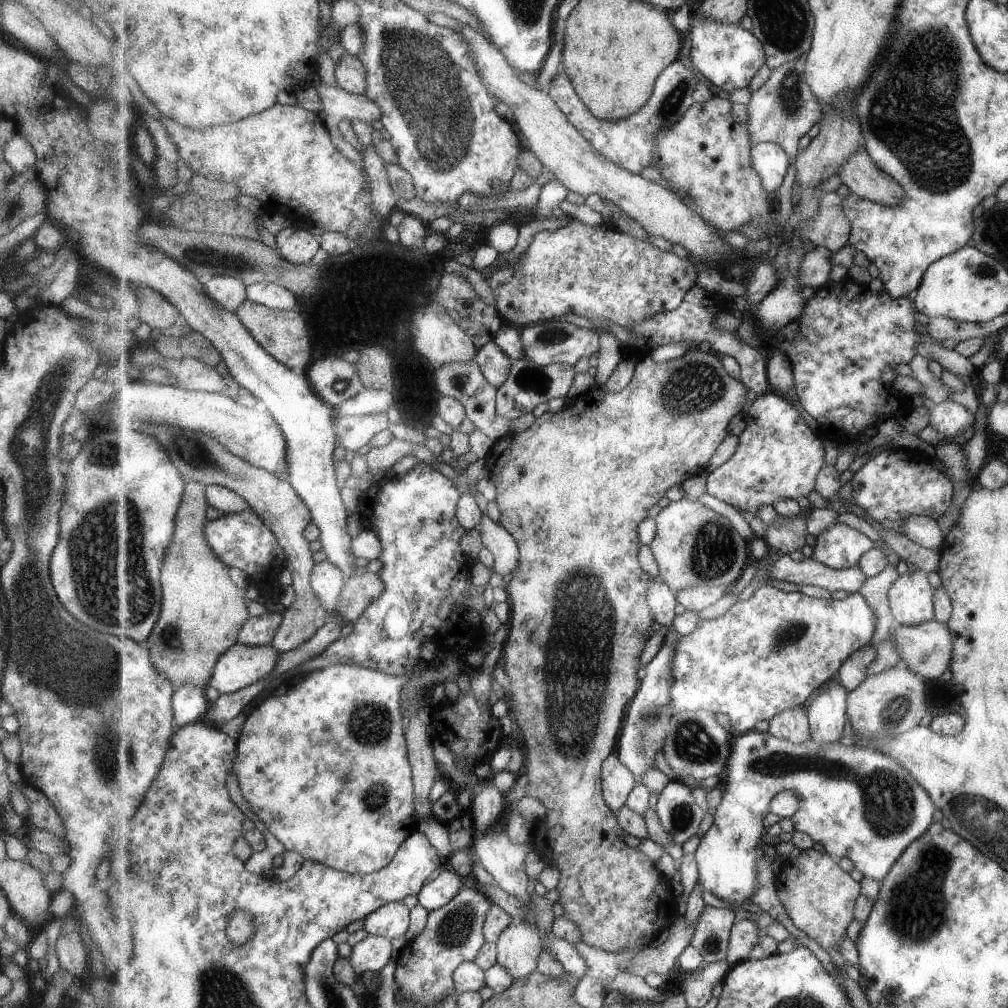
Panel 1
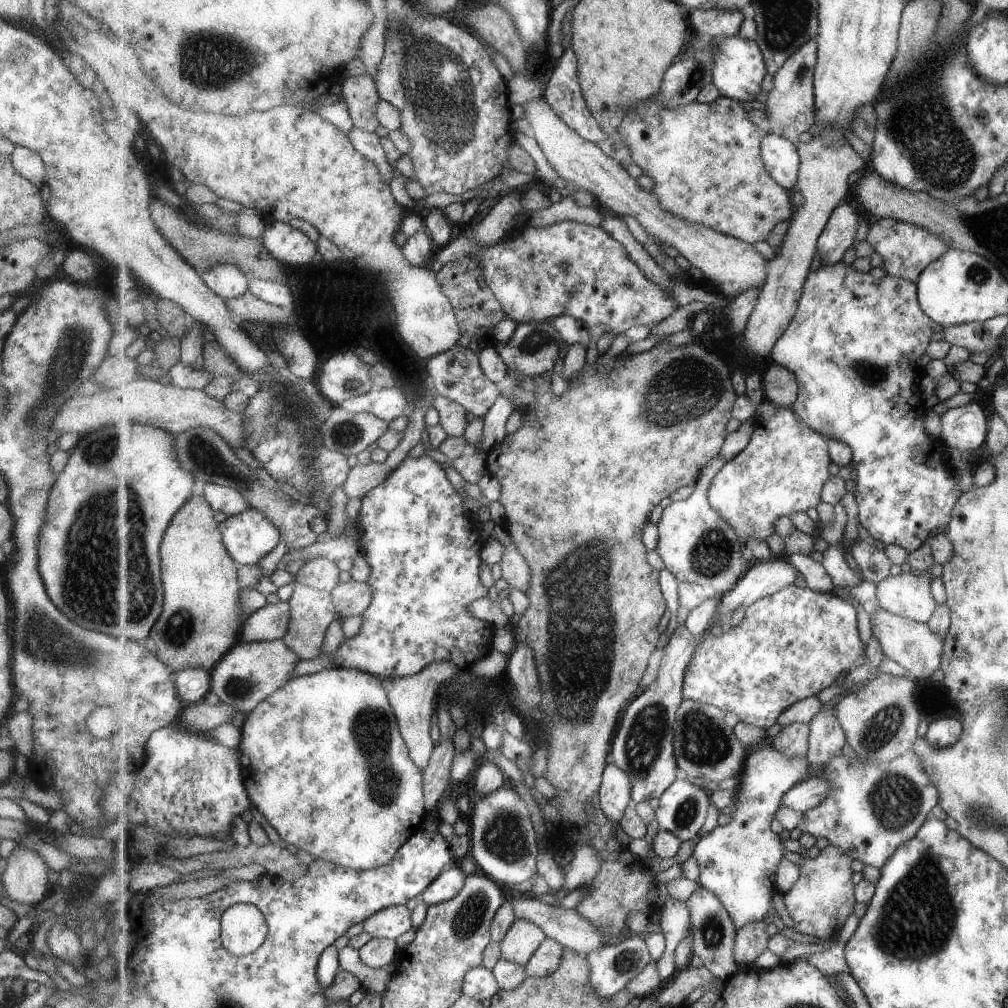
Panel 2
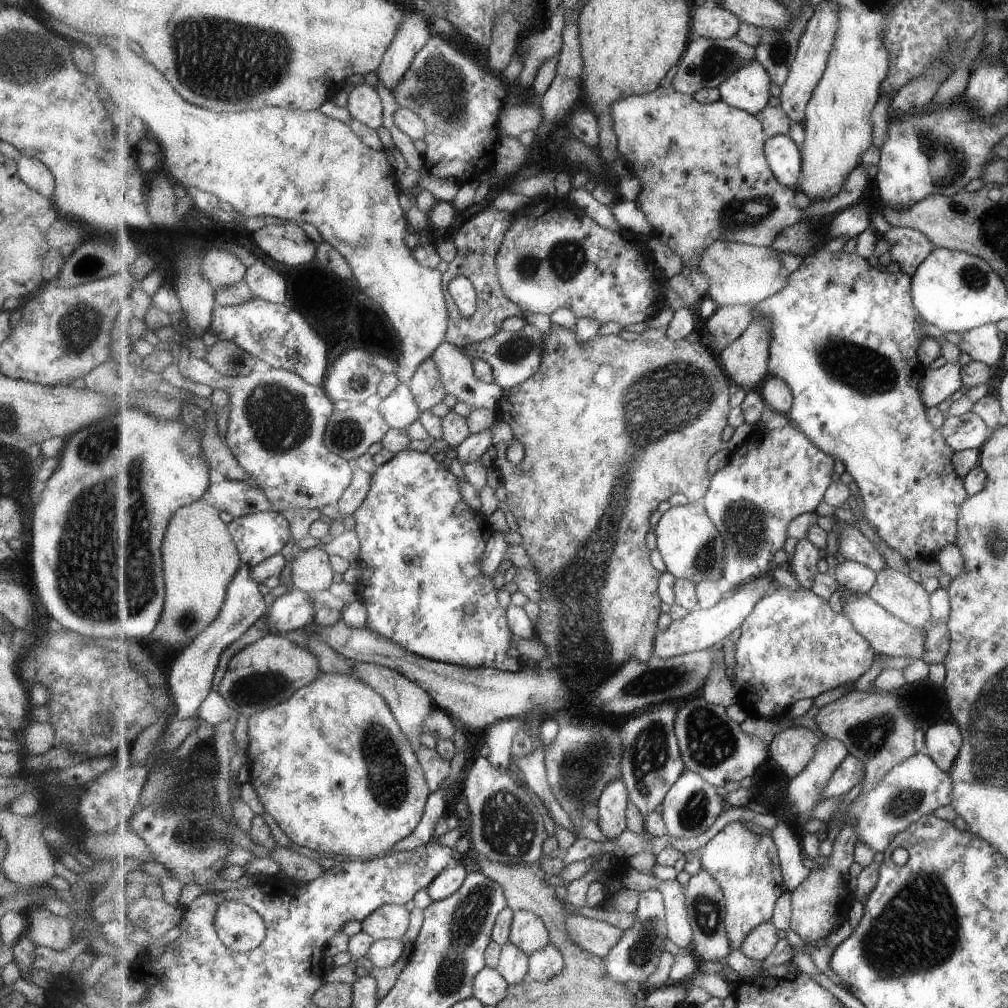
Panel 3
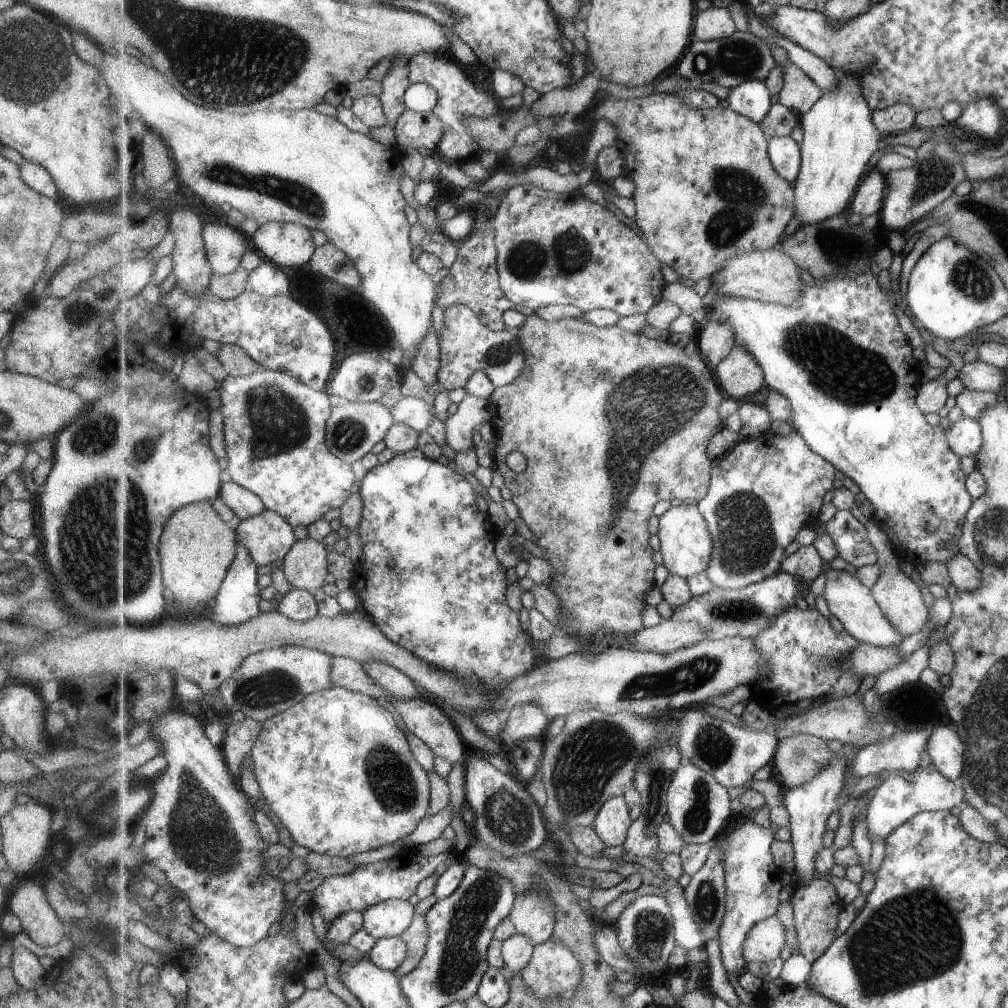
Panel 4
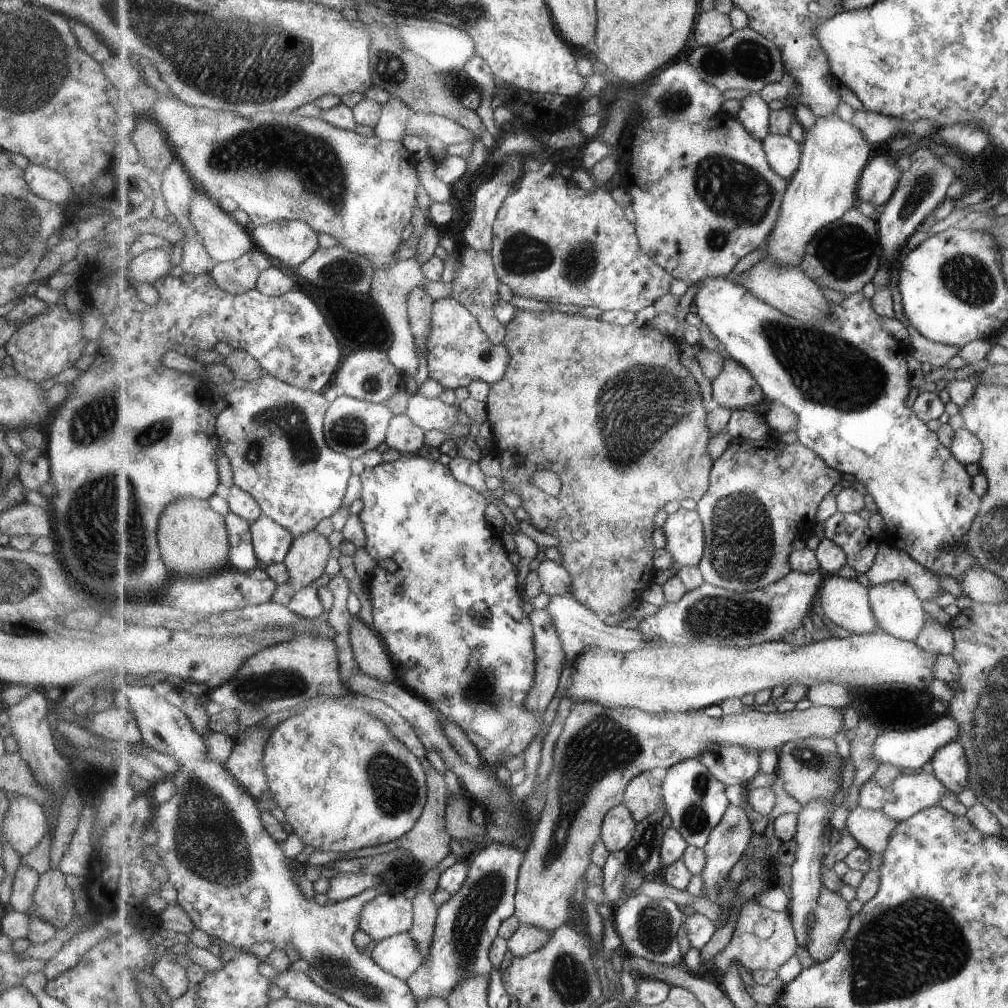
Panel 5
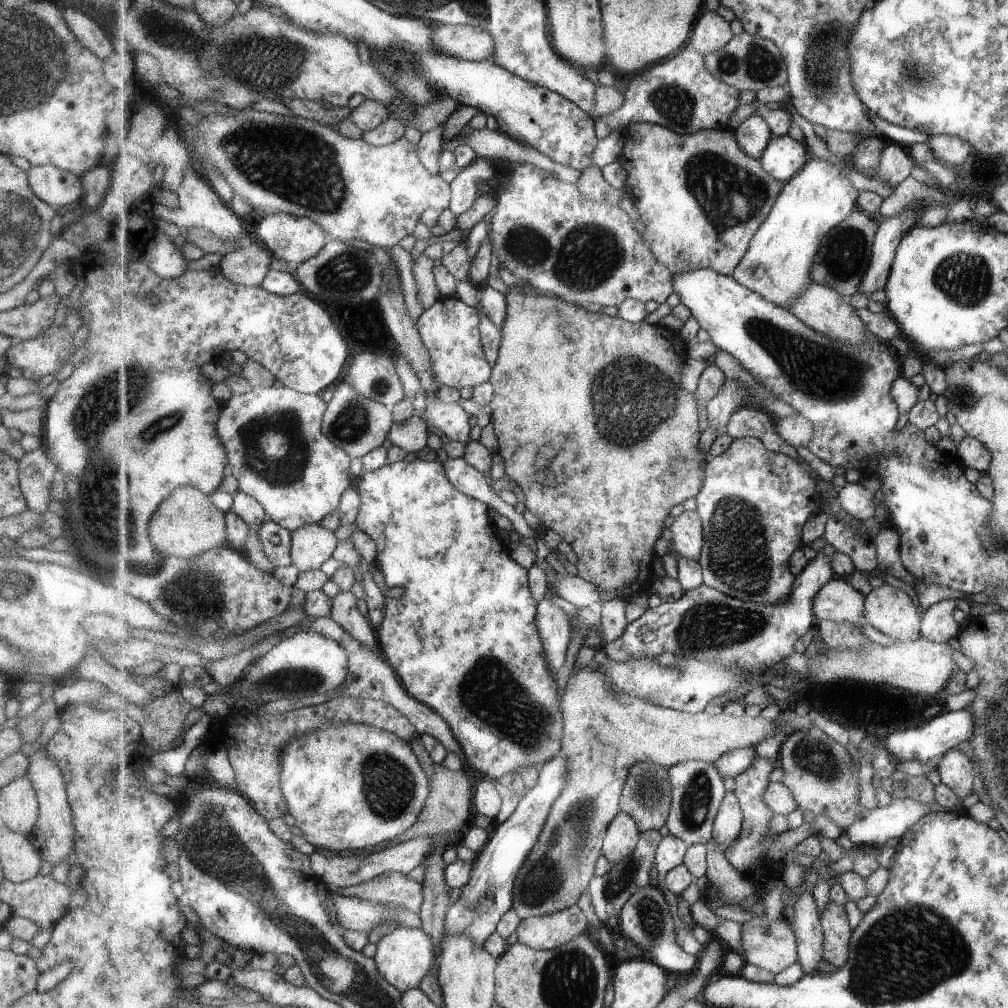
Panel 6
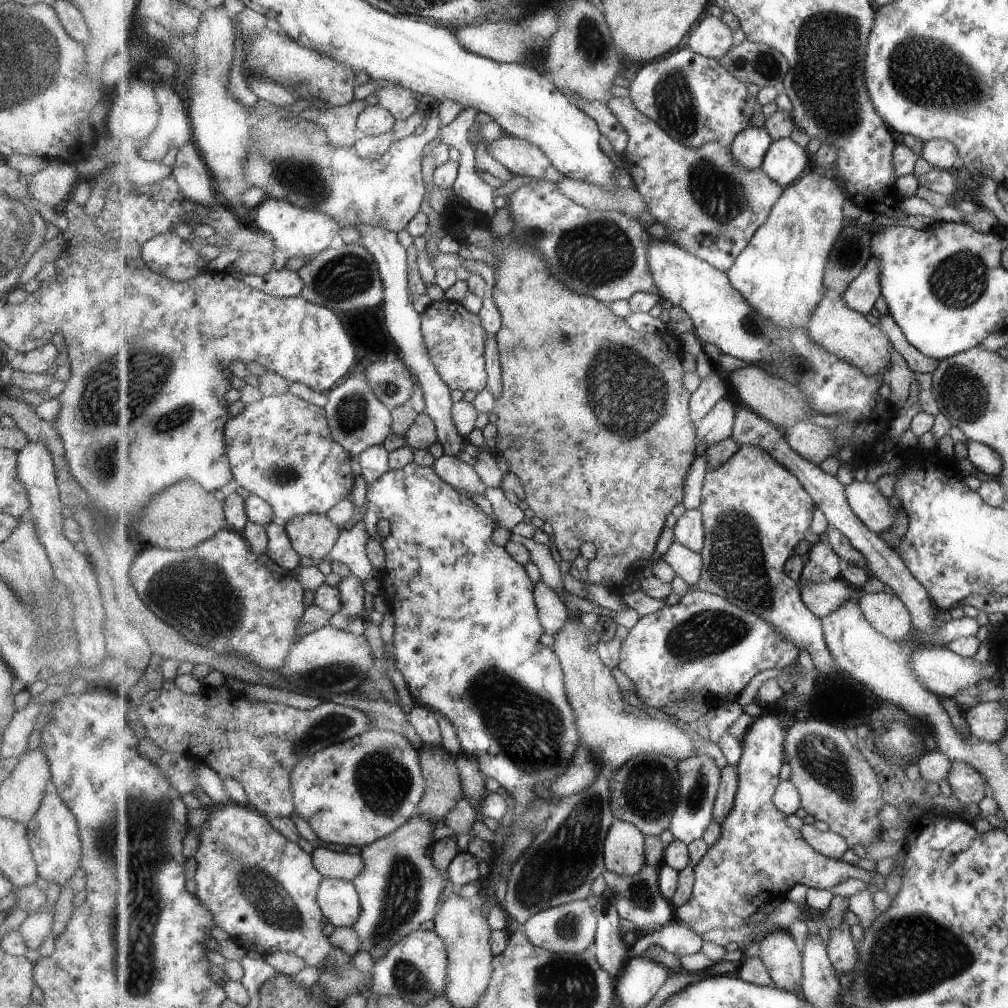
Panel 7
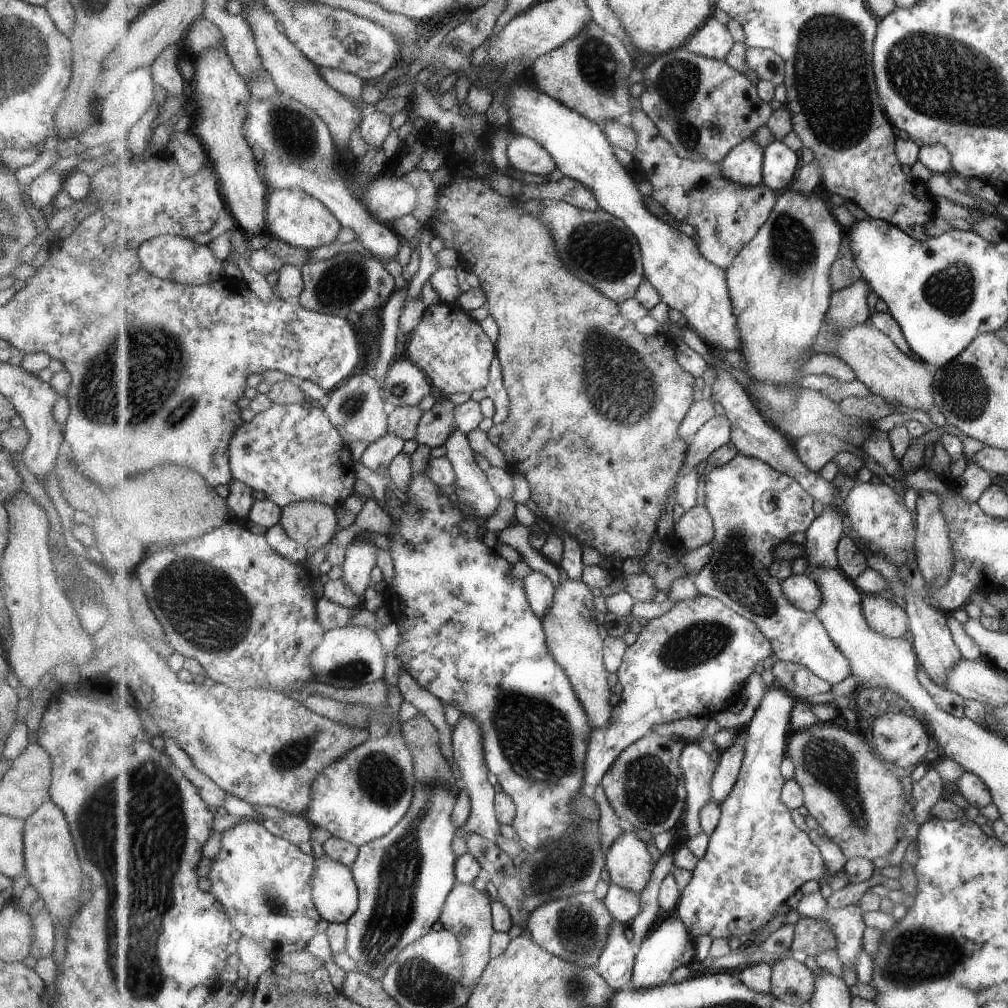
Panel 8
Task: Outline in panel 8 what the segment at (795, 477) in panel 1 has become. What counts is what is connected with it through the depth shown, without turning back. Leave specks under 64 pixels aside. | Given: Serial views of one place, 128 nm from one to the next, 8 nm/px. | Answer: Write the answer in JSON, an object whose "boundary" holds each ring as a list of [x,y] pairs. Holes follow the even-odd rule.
{"boundary":[[[737,455],[725,466],[707,471],[704,488],[706,492],[704,504],[714,518],[716,535],[712,542],[715,552],[709,564],[693,578],[699,594],[715,597],[743,618],[755,622],[759,630],[767,635],[767,640],[771,640],[773,652],[778,659],[805,666],[815,676],[826,680],[833,686],[853,676],[851,662],[833,642],[833,638],[826,626],[823,626],[821,619],[815,613],[795,608],[787,600],[781,581],[773,574],[772,566],[777,561],[775,554],[779,546],[791,540],[791,536],[799,532],[805,533],[818,517],[815,516],[815,510],[813,510],[814,496],[811,496],[791,475],[775,470],[775,467],[763,462],[763,459],[745,455]]]}

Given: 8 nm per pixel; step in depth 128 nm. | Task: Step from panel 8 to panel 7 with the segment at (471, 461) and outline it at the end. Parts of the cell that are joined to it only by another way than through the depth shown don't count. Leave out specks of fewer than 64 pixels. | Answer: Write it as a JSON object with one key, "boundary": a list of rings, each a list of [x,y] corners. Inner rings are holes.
{"boundary":[[[365,226],[357,230],[361,233],[361,244],[371,252],[371,255],[375,258],[379,266],[379,275],[381,276],[384,289],[384,300],[381,305],[381,311],[385,314],[387,331],[398,346],[397,356],[405,362],[405,365],[413,374],[414,380],[423,390],[424,400],[426,401],[424,413],[435,422],[438,442],[443,447],[444,455],[458,457],[461,450],[463,450],[463,446],[467,443],[467,439],[455,427],[452,418],[452,407],[455,404],[452,400],[453,391],[443,381],[435,364],[432,362],[422,334],[422,314],[419,314],[415,310],[415,306],[413,306],[412,293],[410,292],[410,268],[409,260],[407,260],[407,250],[397,240],[397,234],[388,232],[386,229]]]}

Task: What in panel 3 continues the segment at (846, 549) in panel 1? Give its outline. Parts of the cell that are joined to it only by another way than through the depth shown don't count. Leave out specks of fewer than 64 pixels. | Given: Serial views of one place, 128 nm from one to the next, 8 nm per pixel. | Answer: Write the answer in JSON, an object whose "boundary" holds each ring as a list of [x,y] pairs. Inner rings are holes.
{"boundary":[[[843,560],[835,569],[841,588],[851,593],[867,594],[875,587],[878,575],[870,567],[856,561]]]}

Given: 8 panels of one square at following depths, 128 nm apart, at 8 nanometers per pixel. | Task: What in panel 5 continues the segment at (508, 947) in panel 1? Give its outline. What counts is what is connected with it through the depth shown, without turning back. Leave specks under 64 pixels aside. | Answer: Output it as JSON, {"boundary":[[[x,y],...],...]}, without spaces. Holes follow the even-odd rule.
{"boundary":[[[577,702],[570,707],[569,714],[565,720],[564,727],[559,735],[558,743],[554,749],[553,766],[547,776],[549,778],[549,794],[547,794],[547,804],[545,810],[541,814],[541,820],[536,826],[534,835],[531,838],[528,848],[526,849],[525,860],[520,868],[520,875],[518,878],[518,892],[516,893],[516,911],[515,916],[519,919],[521,925],[527,924],[527,926],[537,926],[541,930],[547,930],[547,932],[556,931],[560,926],[569,923],[571,917],[571,904],[573,904],[573,898],[575,898],[575,888],[579,882],[585,882],[585,872],[589,868],[589,864],[593,863],[591,858],[591,848],[601,841],[601,833],[603,824],[605,824],[605,818],[607,814],[619,806],[623,802],[623,796],[625,796],[627,786],[633,781],[635,776],[647,772],[647,770],[653,770],[655,767],[665,768],[668,770],[672,765],[676,765],[681,761],[687,759],[699,759],[701,752],[705,752],[707,748],[711,746],[743,746],[743,748],[752,748],[753,750],[774,750],[778,751],[780,747],[788,743],[789,741],[796,741],[806,739],[809,737],[833,737],[837,732],[843,730],[843,713],[844,710],[836,709],[830,706],[812,705],[808,709],[792,711],[773,711],[771,713],[759,712],[759,710],[753,710],[753,712],[747,712],[747,714],[723,714],[718,718],[707,716],[704,710],[689,711],[688,713],[677,712],[647,712],[637,707],[625,707],[625,708],[607,708],[607,706],[601,706],[597,702]]]}

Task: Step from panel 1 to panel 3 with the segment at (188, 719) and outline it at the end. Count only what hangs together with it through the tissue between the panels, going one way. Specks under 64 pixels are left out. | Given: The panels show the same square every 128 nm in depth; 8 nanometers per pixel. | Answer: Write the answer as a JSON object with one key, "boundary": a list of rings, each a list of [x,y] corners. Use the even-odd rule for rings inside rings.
{"boundary":[[[244,565],[242,570],[239,570],[228,591],[226,604],[218,620],[212,623],[185,651],[174,655],[167,683],[169,694],[177,706],[173,718],[183,719],[197,714],[197,710],[211,693],[213,676],[217,672],[223,650],[241,638],[259,618],[263,618],[266,614],[268,609],[265,596],[259,590],[259,583],[252,578],[250,568]]]}

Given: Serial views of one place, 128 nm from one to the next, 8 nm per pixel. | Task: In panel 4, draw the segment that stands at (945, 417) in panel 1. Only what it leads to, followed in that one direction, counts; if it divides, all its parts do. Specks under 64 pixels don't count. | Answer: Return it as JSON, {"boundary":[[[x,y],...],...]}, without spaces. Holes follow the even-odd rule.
{"boundary":[[[964,417],[963,420],[949,424],[946,430],[950,448],[960,458],[976,456],[983,447],[982,424],[978,420]]]}

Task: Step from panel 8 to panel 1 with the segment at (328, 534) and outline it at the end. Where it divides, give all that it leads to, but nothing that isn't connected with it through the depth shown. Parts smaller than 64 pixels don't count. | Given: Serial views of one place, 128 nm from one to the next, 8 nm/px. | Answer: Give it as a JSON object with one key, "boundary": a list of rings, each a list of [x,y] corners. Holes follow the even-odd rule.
{"boundary":[[[329,560],[317,563],[312,570],[311,586],[327,610],[334,612],[345,587],[345,572]]]}

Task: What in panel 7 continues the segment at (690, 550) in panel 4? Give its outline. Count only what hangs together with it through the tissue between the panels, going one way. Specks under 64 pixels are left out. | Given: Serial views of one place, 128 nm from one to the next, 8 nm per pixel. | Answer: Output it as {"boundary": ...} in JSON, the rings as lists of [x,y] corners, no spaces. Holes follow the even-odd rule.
{"boundary":[[[686,509],[674,526],[677,543],[701,552],[707,538],[706,523],[700,509]]]}

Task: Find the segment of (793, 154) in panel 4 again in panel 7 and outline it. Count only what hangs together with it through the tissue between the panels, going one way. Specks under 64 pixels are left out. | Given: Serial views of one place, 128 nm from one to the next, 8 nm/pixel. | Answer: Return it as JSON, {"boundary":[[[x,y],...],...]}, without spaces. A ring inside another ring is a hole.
{"boundary":[[[790,138],[774,141],[764,158],[763,172],[781,186],[788,187],[798,181],[804,171],[810,168],[811,158],[812,156],[806,149],[793,142]]]}

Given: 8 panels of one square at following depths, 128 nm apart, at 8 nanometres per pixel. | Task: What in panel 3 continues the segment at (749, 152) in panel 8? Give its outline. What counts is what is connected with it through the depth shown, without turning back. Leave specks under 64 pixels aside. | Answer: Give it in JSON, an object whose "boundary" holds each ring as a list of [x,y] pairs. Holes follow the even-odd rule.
{"boundary":[[[752,59],[724,81],[718,90],[721,101],[757,116],[771,100],[769,88],[771,78],[766,68],[758,59]]]}

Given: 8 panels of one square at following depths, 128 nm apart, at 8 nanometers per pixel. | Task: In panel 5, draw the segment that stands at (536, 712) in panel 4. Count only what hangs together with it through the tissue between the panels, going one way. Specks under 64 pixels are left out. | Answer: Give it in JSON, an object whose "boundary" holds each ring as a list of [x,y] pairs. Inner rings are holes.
{"boundary":[[[547,607],[533,610],[530,619],[535,632],[537,662],[535,684],[527,704],[531,710],[547,710],[555,696],[561,692],[559,678],[565,668],[565,646]]]}

